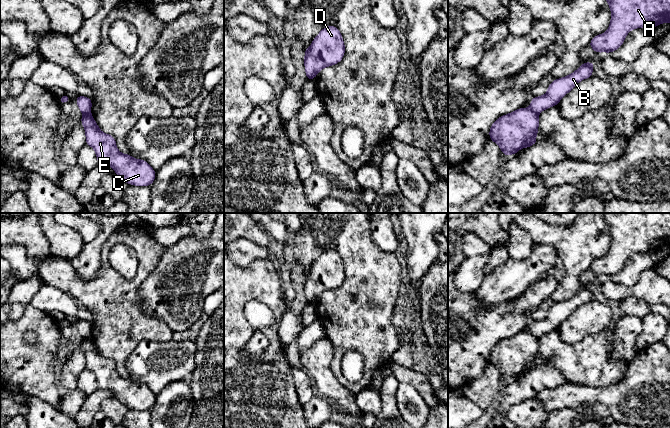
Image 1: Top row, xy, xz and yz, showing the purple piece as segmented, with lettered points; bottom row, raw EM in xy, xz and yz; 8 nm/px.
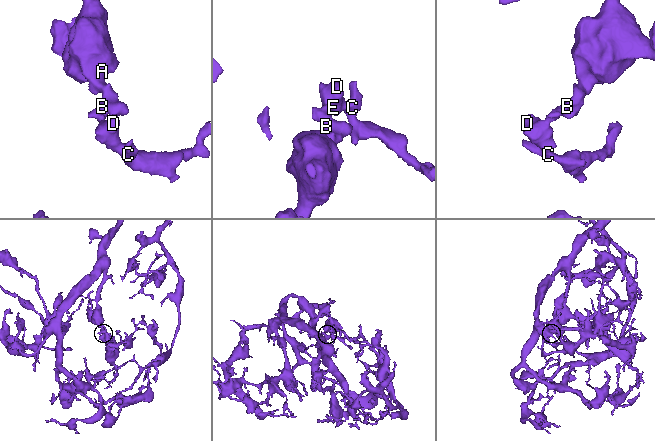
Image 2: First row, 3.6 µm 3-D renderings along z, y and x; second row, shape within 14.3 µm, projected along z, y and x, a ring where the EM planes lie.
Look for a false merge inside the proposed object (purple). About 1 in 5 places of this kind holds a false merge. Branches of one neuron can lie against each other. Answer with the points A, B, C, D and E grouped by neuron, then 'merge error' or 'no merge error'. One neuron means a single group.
A B / C D E; merge error

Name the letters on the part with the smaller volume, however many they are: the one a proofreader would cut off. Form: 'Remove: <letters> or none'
Remove: C, D, E

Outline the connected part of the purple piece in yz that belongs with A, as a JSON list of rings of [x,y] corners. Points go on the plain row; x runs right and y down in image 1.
[[[599,213],[604,219],[608,230],[611,234],[610,249],[606,256],[596,259],[592,262],[589,270],[596,277],[611,277],[619,273],[627,258],[637,252],[651,252],[654,253],[662,247],[670,247],[670,213]]]

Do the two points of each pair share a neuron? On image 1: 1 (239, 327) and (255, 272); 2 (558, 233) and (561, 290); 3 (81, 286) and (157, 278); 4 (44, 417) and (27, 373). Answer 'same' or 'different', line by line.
1: same
2: same
3: different
4: different

